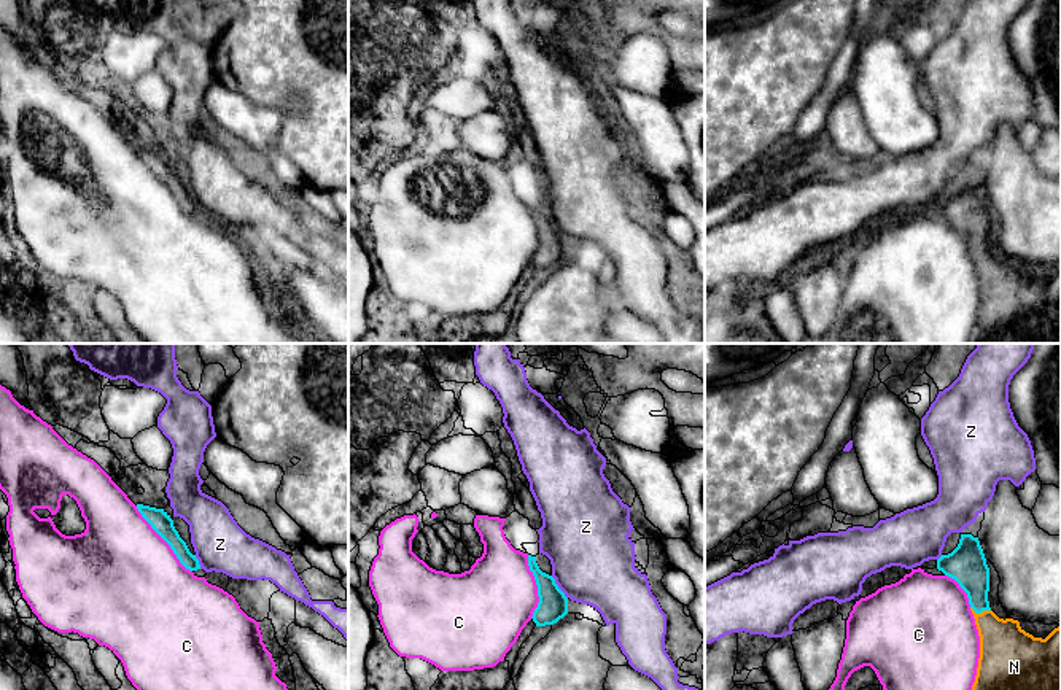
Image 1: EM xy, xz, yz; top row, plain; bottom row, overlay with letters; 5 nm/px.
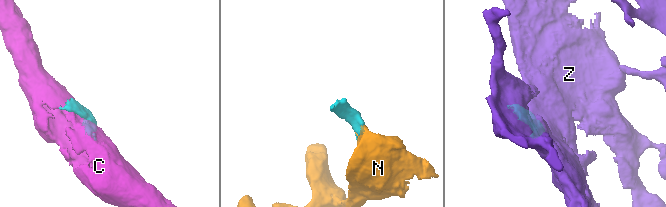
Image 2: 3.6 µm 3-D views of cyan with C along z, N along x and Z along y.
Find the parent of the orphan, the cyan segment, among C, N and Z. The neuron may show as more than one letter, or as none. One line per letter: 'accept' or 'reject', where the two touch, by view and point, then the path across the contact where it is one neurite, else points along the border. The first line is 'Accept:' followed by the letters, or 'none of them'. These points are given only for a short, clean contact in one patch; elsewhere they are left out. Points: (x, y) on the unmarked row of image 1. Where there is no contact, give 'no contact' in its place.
Accept: N
C: reject | xy (163, 182)
N: accept | yz (980, 256) | across yz (967, 209), (977, 229), (980, 256), (1007, 298)
Z: reject | xz (557, 231) | along xz (551, 220), (567, 242)

